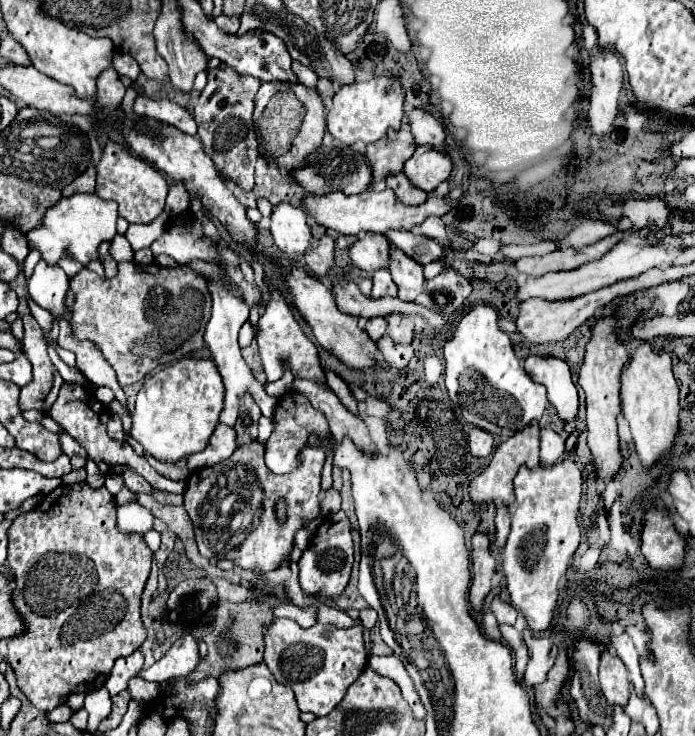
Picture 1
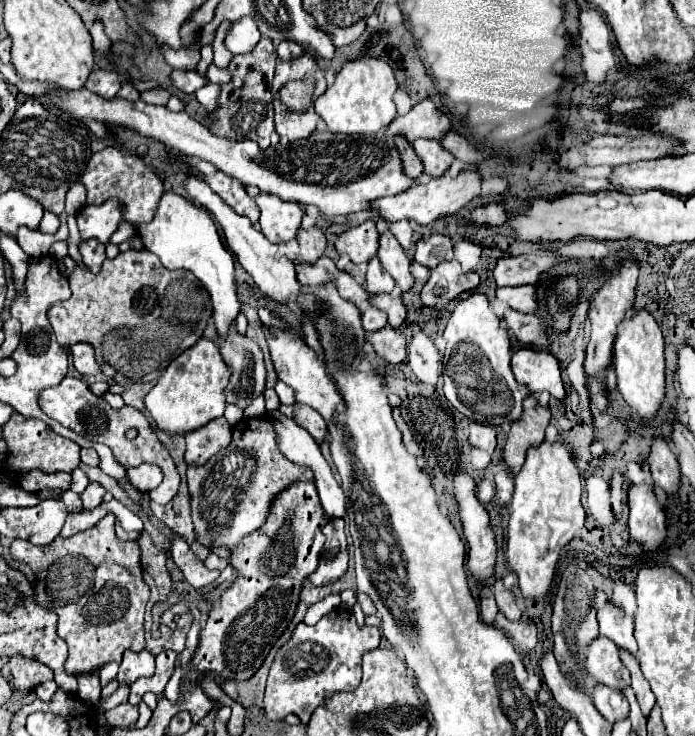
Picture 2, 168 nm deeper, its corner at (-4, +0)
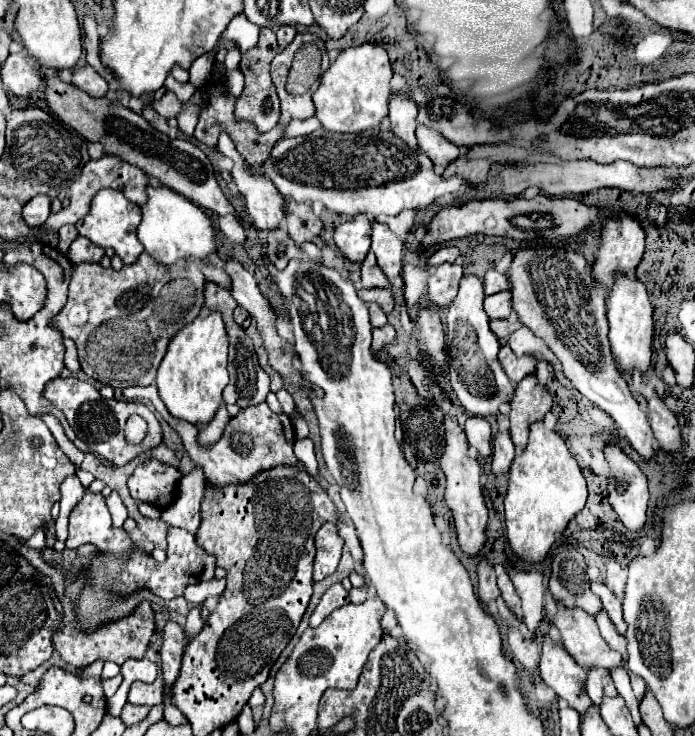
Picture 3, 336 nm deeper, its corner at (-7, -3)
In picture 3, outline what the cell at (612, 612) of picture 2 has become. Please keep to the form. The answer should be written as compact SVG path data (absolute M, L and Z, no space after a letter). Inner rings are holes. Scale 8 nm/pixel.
M592 582L592 592L596 592L596 594L600 596L602 606L604 606L604 610L608 612L610 620L616 624L618 632L624 634L624 632L626 632L626 622L624 622L624 618L622 618L622 602L620 602L620 598L616 598L616 596L606 588L606 584L602 584L602 582Z

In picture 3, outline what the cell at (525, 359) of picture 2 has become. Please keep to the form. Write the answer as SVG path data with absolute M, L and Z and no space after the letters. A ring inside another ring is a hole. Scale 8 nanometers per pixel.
M502 344L500 348L500 366L504 368L506 376L510 378L512 384L518 384L524 376L536 370L536 358L532 356L514 356L508 344Z

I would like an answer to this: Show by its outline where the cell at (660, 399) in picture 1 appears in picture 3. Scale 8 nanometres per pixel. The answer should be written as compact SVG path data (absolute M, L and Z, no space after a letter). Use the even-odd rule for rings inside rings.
M618 272L614 286L608 288L606 294L606 316L610 324L610 346L612 354L618 360L618 364L632 372L634 368L640 372L646 372L650 368L652 358L652 334L654 334L654 320L652 320L652 306L648 302L648 294L644 284L636 278L634 272Z

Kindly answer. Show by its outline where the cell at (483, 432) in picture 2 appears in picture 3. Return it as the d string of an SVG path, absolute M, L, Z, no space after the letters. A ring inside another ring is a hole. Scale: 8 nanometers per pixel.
M468 418L464 422L464 432L468 436L468 444L474 446L482 458L488 458L492 454L492 430L484 418Z

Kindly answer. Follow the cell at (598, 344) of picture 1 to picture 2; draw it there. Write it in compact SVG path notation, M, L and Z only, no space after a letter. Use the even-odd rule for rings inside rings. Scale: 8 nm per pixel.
M625 259L623 267L599 289L599 293L591 301L589 309L589 323L591 323L591 333L589 333L589 343L587 343L587 357L585 357L585 373L587 373L587 389L591 397L591 405L597 411L607 411L609 407L609 397L607 397L607 369L613 363L613 341L617 337L617 325L625 319L627 311L633 309L635 303L635 285L637 285L637 273L639 267L631 261Z

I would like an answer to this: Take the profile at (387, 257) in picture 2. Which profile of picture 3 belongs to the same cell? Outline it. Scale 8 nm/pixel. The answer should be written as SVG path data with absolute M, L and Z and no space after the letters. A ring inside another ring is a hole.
M382 222L372 224L372 250L386 276L402 272L402 240Z

